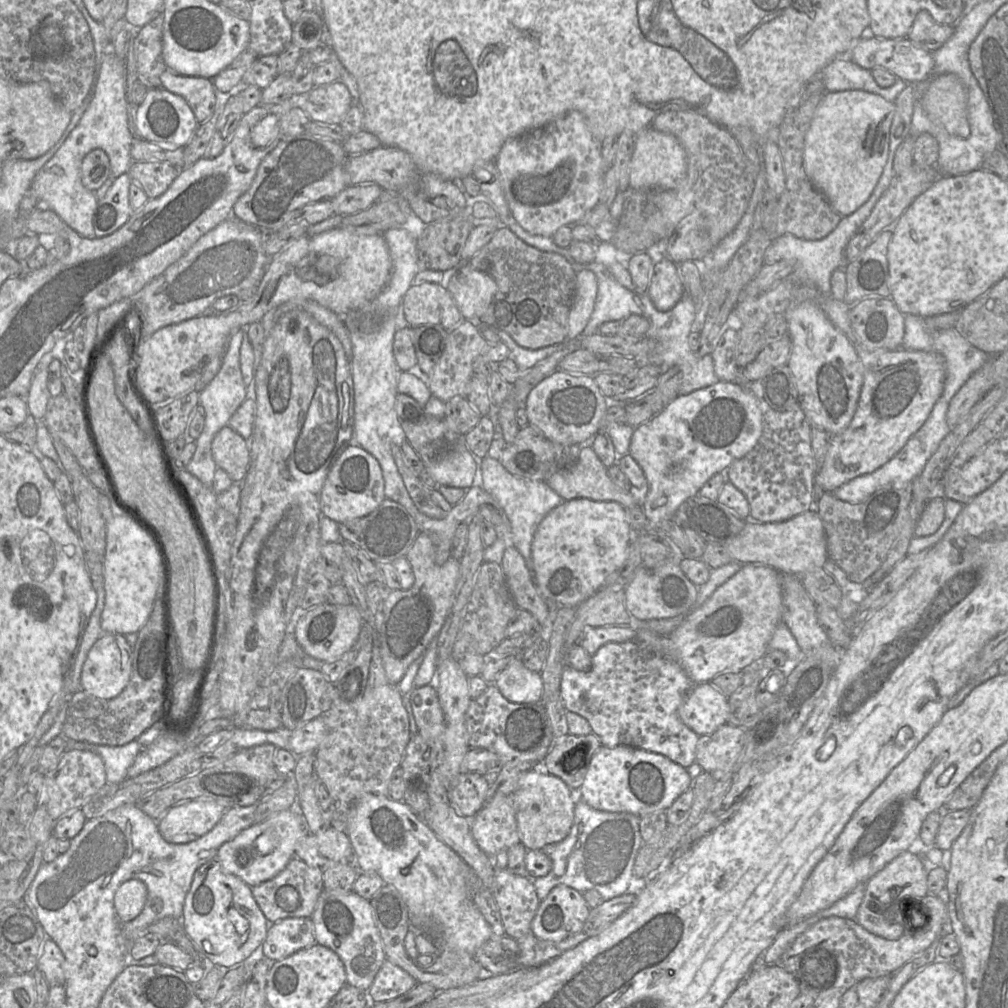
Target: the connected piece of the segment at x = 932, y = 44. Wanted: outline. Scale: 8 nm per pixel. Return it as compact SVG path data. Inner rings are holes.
M921 10L915 16L907 39L915 46L933 53L947 42L953 33L954 25L939 24L927 11Z

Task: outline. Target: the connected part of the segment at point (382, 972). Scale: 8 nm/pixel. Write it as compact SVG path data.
M386 959L367 991L370 1002L385 1002L396 999L418 984L405 970Z

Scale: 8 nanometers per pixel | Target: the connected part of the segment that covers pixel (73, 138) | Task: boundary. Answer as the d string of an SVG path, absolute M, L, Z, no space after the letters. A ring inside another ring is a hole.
M110 42L110 53L103 56L97 68L95 85L86 111L61 147L35 175L29 192L78 234L85 238L93 238L95 237L93 218L98 199L93 191L82 184L80 175L82 160L93 149L102 149L110 161L110 176L118 177L127 173L133 162L130 155L133 140L134 136L128 126L125 60L112 51Z

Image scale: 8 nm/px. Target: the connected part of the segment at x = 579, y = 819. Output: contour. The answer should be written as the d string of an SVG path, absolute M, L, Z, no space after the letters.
M576 791L574 820L569 834L562 841L548 844L542 849L550 858L552 868L547 875L534 879L538 899L544 900L558 885L574 888L581 893L596 890L604 901L633 890L633 866L642 844L639 816L596 810Z

